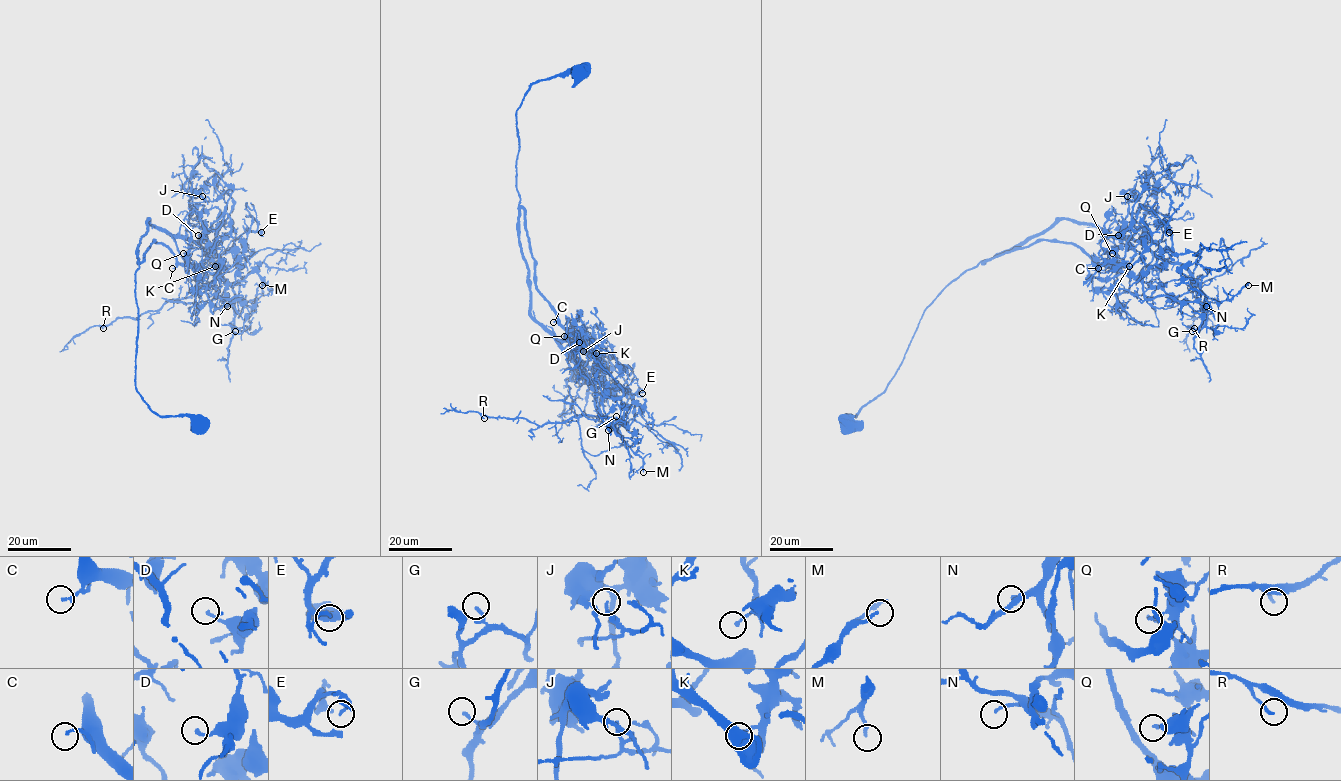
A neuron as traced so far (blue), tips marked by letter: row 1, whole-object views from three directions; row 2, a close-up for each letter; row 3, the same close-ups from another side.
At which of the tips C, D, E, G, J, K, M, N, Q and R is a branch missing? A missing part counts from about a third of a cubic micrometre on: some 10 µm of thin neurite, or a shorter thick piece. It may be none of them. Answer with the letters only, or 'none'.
E

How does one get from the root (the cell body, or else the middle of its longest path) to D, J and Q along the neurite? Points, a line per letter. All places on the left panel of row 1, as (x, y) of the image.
D: (198, 425), (156, 414), (135, 385), (135, 273), (146, 221), (177, 235), (195, 210), (205, 237), (198, 235)
J: (198, 425), (156, 414), (137, 391), (135, 273), (148, 219), (198, 240), (232, 191), (202, 196)
Q: (198, 425), (187, 416), (156, 414), (135, 385), (138, 262), (154, 240), (188, 264), (183, 253)

